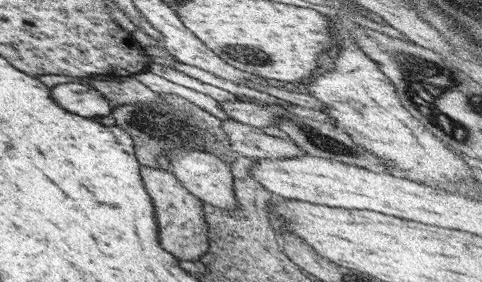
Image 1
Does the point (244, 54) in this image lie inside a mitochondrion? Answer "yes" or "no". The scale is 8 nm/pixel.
yes

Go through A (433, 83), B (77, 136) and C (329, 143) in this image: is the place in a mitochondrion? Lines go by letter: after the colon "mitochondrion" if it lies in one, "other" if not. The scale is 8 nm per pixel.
A: mitochondrion
B: other
C: mitochondrion

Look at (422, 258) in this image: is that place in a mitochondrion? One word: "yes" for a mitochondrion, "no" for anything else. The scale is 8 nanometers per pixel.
no

